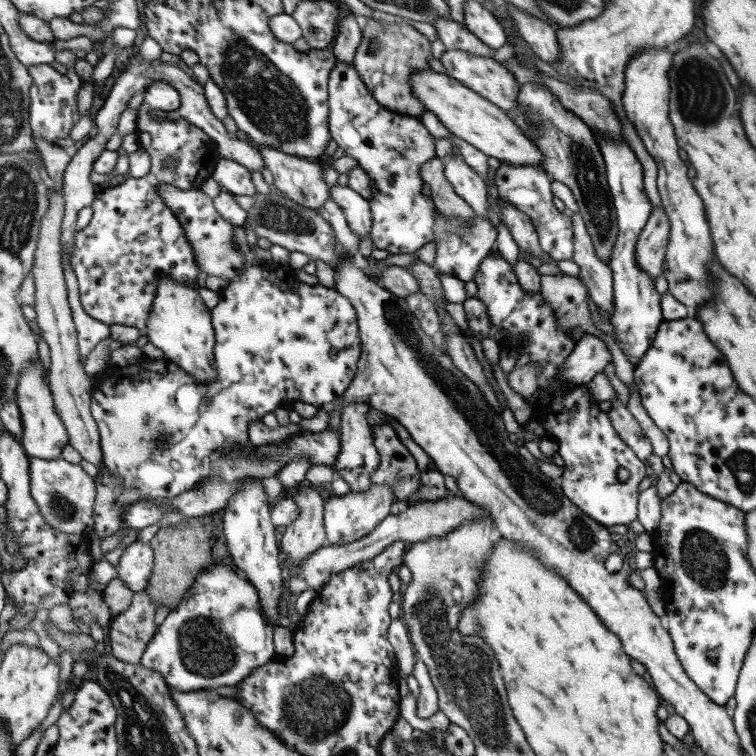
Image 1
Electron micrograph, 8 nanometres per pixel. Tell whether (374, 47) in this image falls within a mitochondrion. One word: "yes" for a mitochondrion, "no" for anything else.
yes

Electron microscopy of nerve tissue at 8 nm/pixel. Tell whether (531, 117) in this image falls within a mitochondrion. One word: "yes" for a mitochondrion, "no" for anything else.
yes

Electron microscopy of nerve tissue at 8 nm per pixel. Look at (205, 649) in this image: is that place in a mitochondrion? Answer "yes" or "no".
yes

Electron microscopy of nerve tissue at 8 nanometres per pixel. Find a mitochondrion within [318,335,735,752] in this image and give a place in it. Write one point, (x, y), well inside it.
(543, 498)

